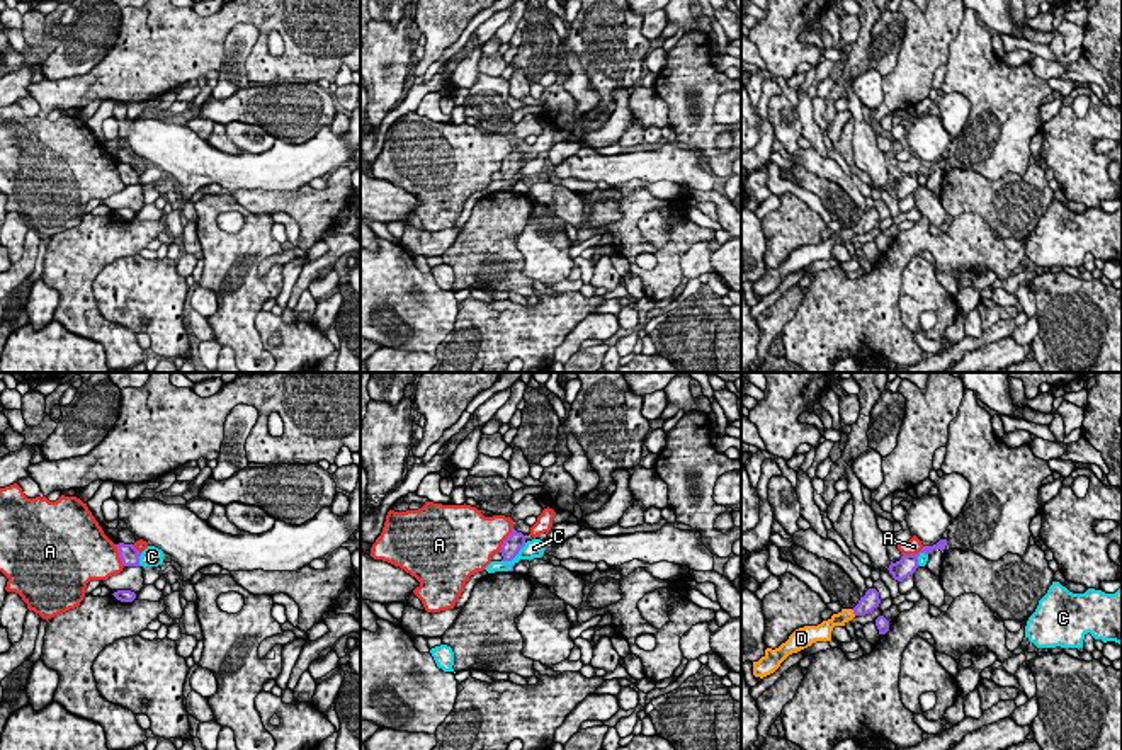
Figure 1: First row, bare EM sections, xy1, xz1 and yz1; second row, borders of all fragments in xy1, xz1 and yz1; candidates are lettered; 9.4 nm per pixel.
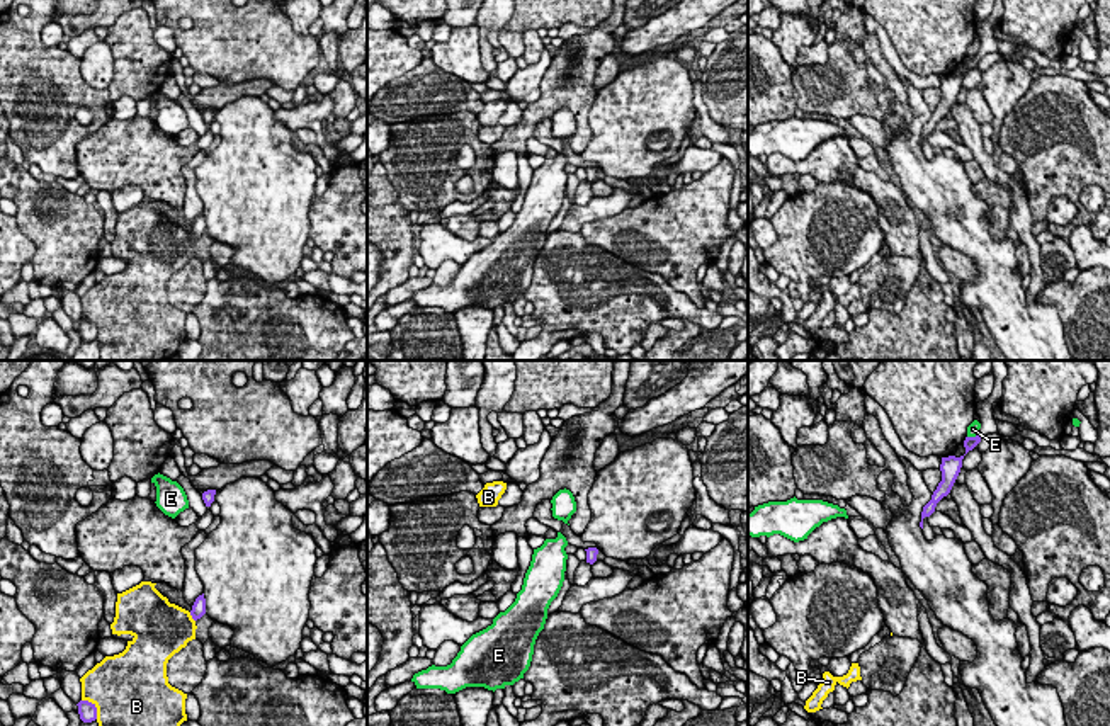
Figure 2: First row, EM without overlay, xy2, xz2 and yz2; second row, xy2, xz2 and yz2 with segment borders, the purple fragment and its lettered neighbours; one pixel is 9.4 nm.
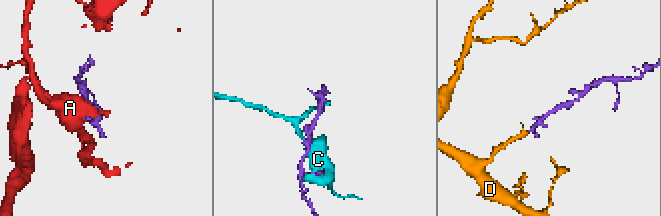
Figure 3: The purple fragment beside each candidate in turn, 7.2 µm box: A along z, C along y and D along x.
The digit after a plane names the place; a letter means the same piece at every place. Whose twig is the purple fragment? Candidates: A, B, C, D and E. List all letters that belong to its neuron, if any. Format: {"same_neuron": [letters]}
{"same_neuron": ["D"]}

